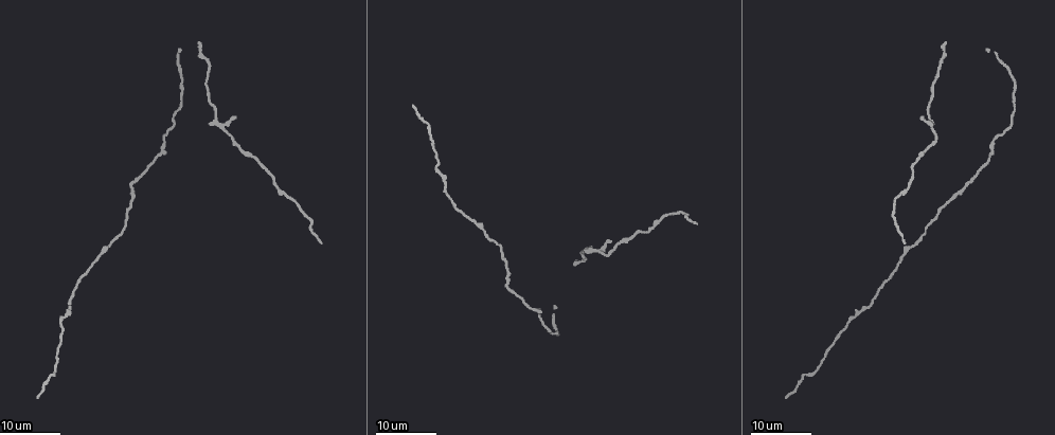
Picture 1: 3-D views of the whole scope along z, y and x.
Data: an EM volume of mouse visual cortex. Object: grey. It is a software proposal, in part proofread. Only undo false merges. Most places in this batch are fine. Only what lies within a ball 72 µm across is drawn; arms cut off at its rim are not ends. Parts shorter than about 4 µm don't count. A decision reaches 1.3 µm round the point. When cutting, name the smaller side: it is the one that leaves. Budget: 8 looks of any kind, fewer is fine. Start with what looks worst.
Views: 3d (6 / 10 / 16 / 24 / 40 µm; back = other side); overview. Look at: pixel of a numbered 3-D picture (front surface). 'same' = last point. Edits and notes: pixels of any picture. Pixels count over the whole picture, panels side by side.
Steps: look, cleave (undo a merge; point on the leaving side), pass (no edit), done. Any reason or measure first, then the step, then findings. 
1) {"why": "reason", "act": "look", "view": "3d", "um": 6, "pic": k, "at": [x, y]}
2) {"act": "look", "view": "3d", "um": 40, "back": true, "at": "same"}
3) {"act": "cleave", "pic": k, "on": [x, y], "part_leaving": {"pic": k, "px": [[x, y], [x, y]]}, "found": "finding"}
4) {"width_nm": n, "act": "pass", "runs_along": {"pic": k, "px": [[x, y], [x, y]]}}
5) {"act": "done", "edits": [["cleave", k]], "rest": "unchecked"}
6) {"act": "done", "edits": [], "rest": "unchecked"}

{"why": "narrows sharply", "act": "look", "view": "3d", "um": 16, "pic": 1, "at": [53, 375]}

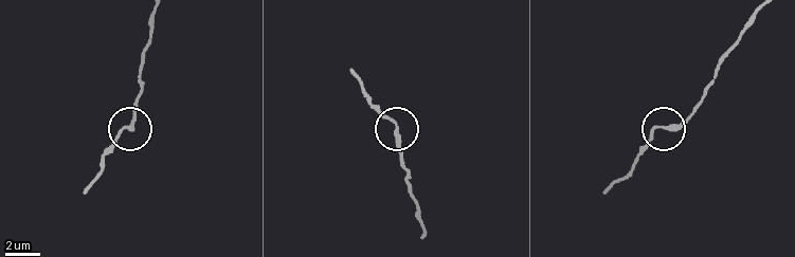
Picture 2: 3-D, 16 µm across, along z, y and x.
{"act": "look", "view": "3d", "um": 6, "pic": 2, "at": [125, 129]}

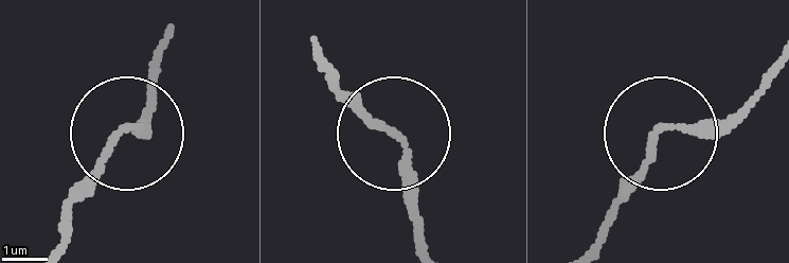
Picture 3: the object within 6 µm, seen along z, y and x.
{"width_nm": 190, "act": "pass", "found": "one neuron here"}

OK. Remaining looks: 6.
{"why": "narrows sharply", "act": "look", "view": "3d", "um": 24, "pic": 1, "at": [434, 151]}

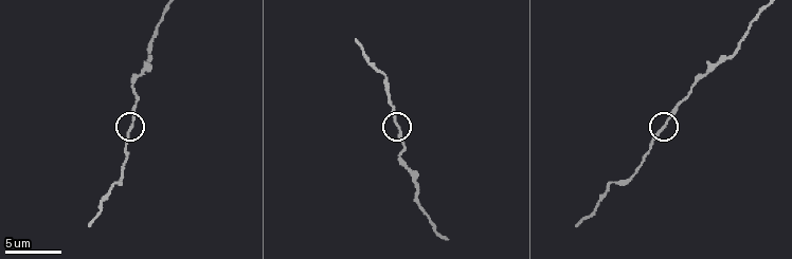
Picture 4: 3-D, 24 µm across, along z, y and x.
{"why": "closer look", "act": "look", "view": "3d", "um": 10, "pic": 4, "at": [398, 130]}

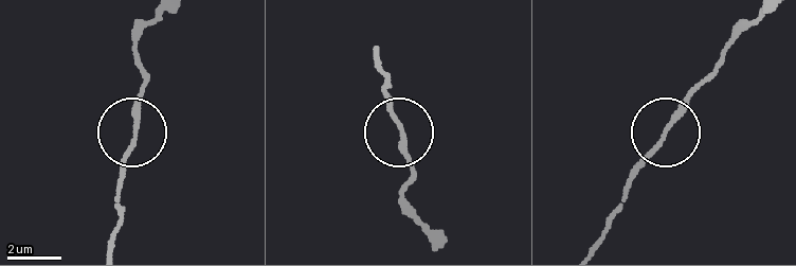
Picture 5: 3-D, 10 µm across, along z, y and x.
{"why": "closer look", "act": "look", "view": "3d", "um": 6, "pic": 5, "at": [662, 136]}

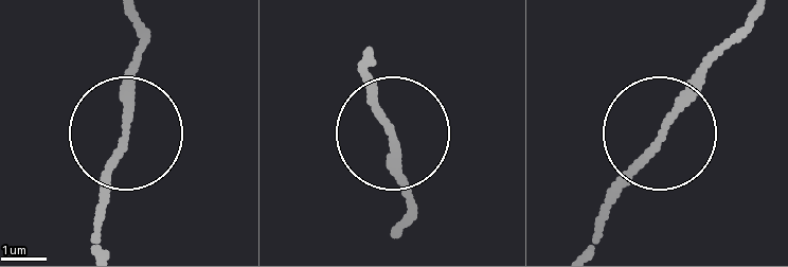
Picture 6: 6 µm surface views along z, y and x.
{"act": "pass", "runs_along": {"pic": 6, "px": [[130, 21], [135, 112], [104, 211]]}, "found": "one neuron here"}

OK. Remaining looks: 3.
{"why": "calibre changes", "act": "look", "view": "3d", "um": 16, "pic": 1, "at": [660, 219]}

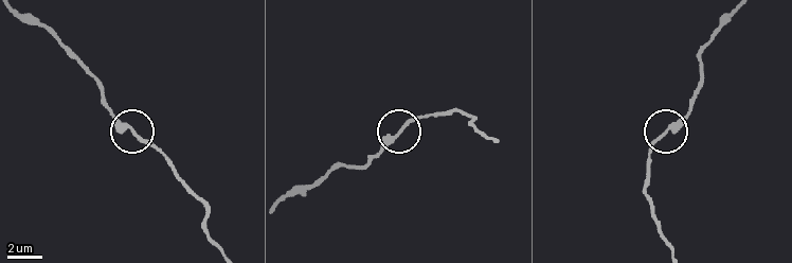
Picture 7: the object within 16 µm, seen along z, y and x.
{"act": "look", "view": "3d", "um": 10, "pic": 7, "at": [665, 130]}

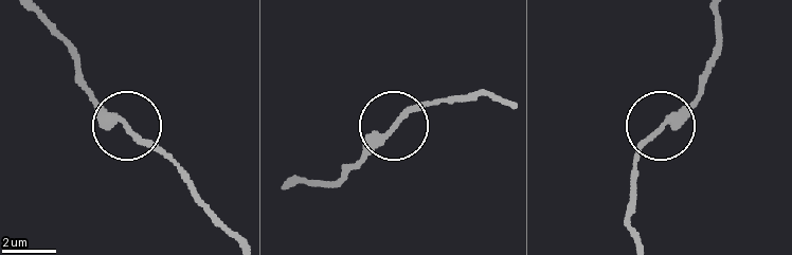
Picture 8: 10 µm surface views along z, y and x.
{"act": "pass", "runs_along": {"pic": 8, "px": [[718, 15], [718, 42], [702, 90], [641, 147], [632, 170]]}, "found": "all the same neuron"}

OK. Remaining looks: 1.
{"act": "done", "edits": [], "rest": "unchecked"}

